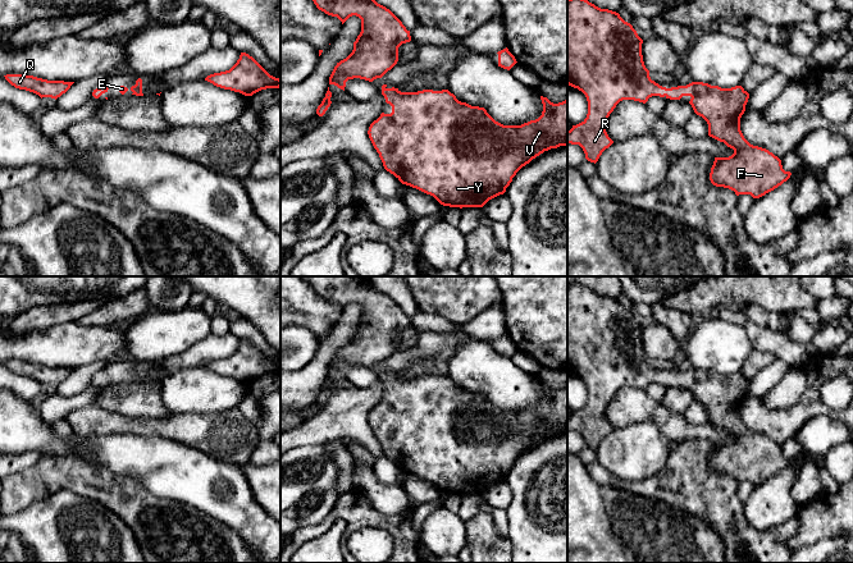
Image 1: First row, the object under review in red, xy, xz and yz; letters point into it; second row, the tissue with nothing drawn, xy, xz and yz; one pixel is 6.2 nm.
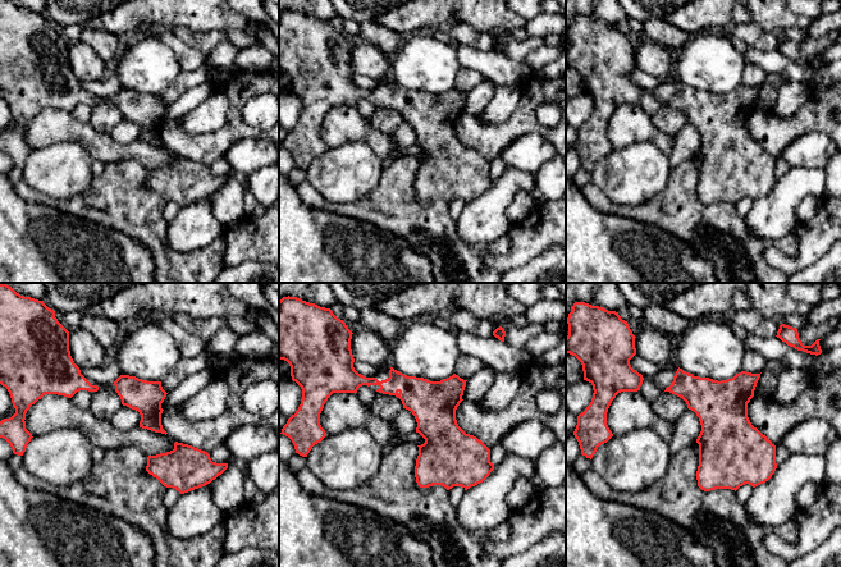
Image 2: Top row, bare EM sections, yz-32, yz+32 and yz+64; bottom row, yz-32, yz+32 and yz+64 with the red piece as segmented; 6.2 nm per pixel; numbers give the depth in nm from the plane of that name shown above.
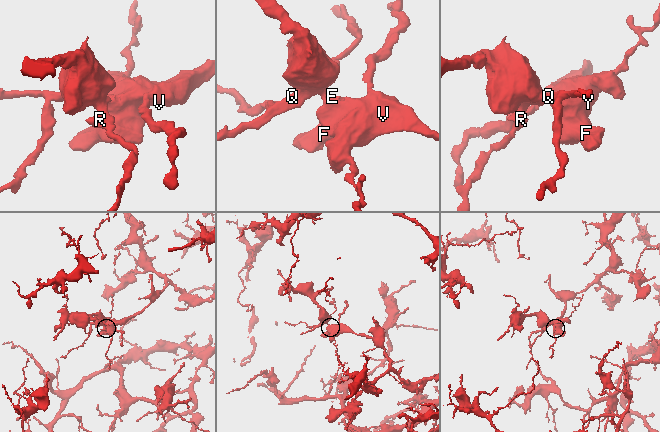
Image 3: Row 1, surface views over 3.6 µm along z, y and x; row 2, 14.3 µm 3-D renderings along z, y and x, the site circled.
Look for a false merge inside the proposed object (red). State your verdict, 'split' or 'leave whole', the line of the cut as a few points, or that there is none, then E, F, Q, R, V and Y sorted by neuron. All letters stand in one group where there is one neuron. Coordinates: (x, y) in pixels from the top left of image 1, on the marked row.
leave whole; cut none; groups E F Q R V Y

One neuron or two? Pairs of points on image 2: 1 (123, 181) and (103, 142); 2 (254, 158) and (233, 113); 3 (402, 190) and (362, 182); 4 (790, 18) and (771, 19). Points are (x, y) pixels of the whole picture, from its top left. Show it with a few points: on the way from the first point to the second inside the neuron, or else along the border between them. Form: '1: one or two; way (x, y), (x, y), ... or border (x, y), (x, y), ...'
1: two; border (105, 163), (136, 160), (141, 165)
2: two; border (265, 137), (240, 138), (222, 156)
3: two; border (383, 169), (380, 182), (370, 192), (352, 201)
4: one; way (785, 18), (776, 18)

